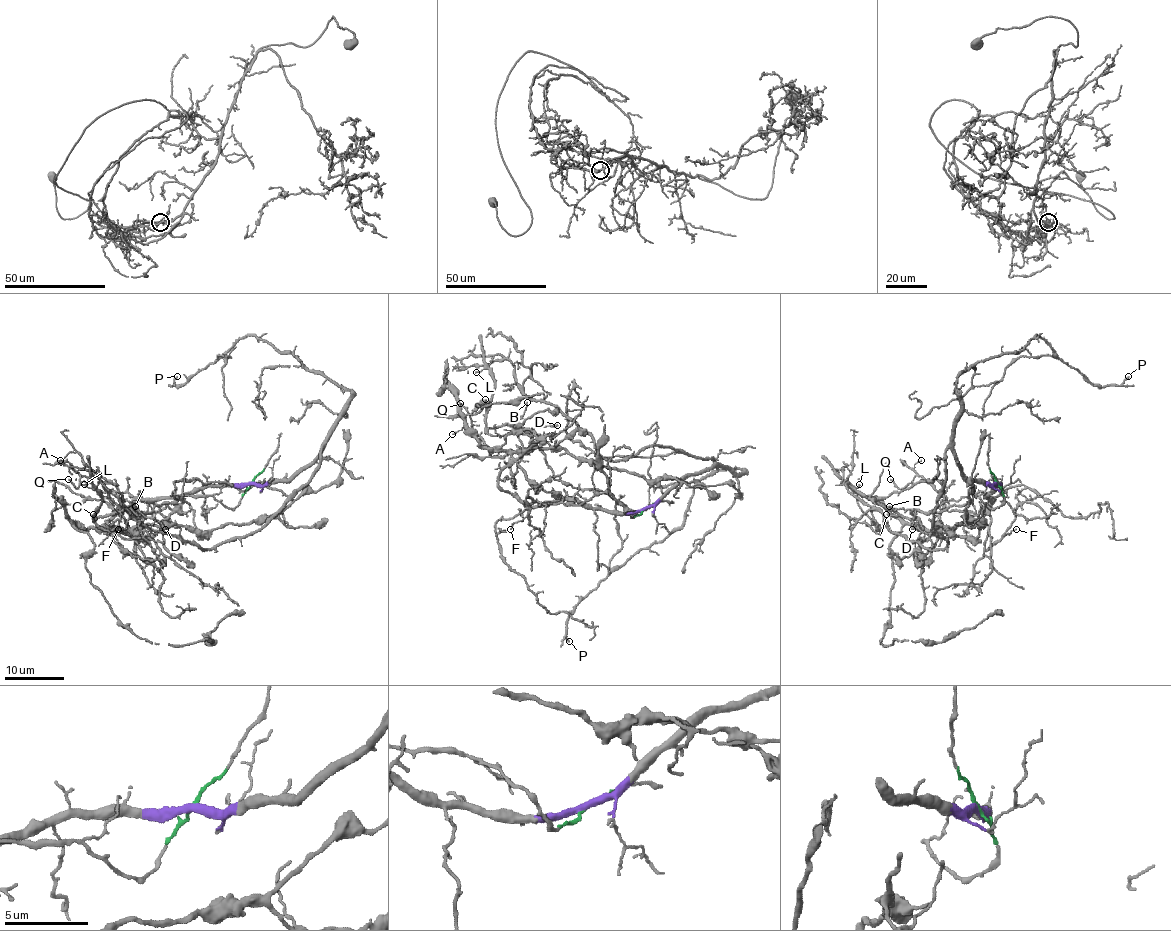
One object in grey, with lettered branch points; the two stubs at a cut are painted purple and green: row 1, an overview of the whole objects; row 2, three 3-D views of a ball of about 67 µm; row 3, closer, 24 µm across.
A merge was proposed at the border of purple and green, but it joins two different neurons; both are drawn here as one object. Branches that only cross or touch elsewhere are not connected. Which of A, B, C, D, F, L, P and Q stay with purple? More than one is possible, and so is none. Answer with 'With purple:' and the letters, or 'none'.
With purple: A, F, P, Q

